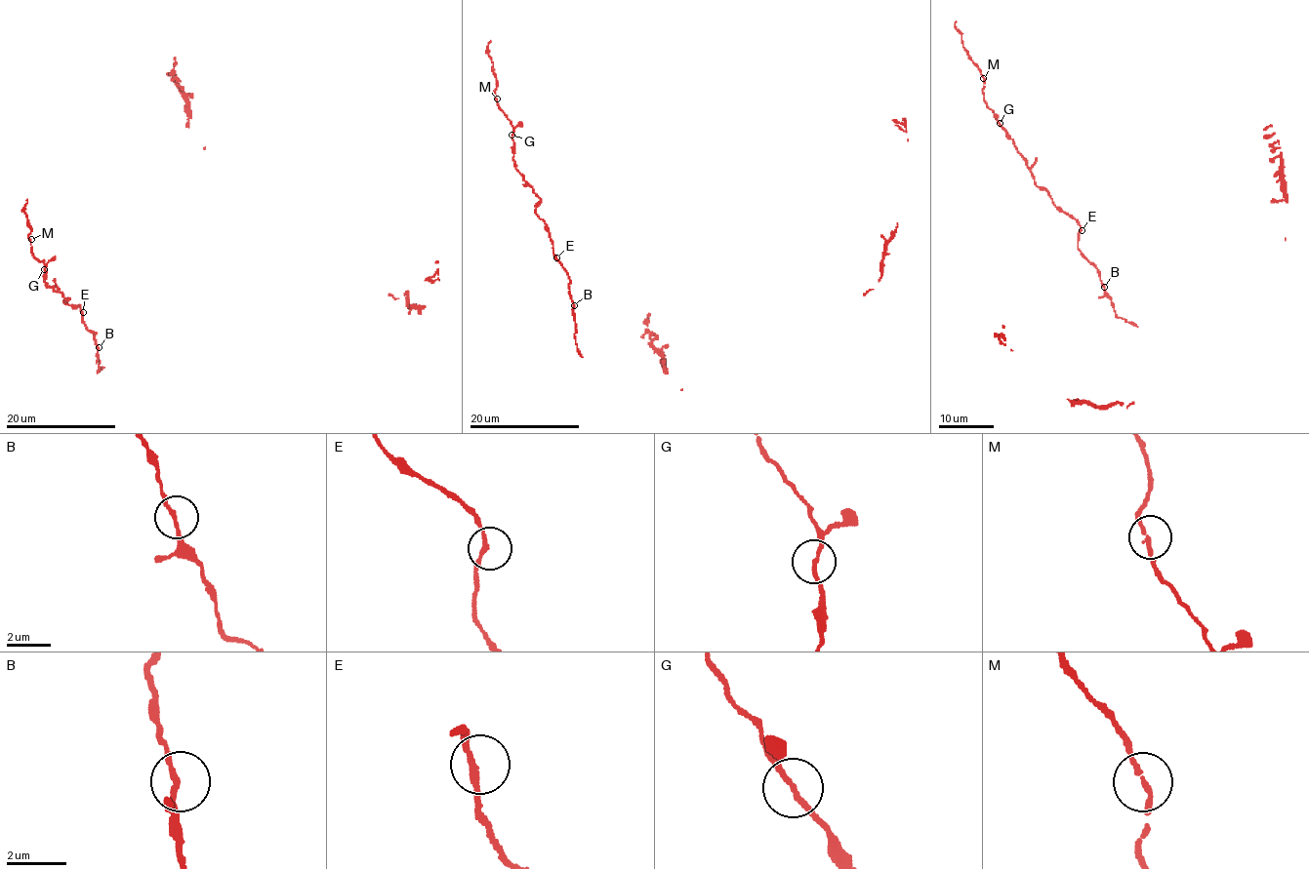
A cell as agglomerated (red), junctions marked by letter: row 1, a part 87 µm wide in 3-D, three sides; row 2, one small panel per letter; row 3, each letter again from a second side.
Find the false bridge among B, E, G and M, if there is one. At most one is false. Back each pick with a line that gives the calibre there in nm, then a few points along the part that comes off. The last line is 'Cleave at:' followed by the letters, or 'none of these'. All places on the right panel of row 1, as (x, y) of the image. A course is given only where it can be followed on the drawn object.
Cleave at: none of these

